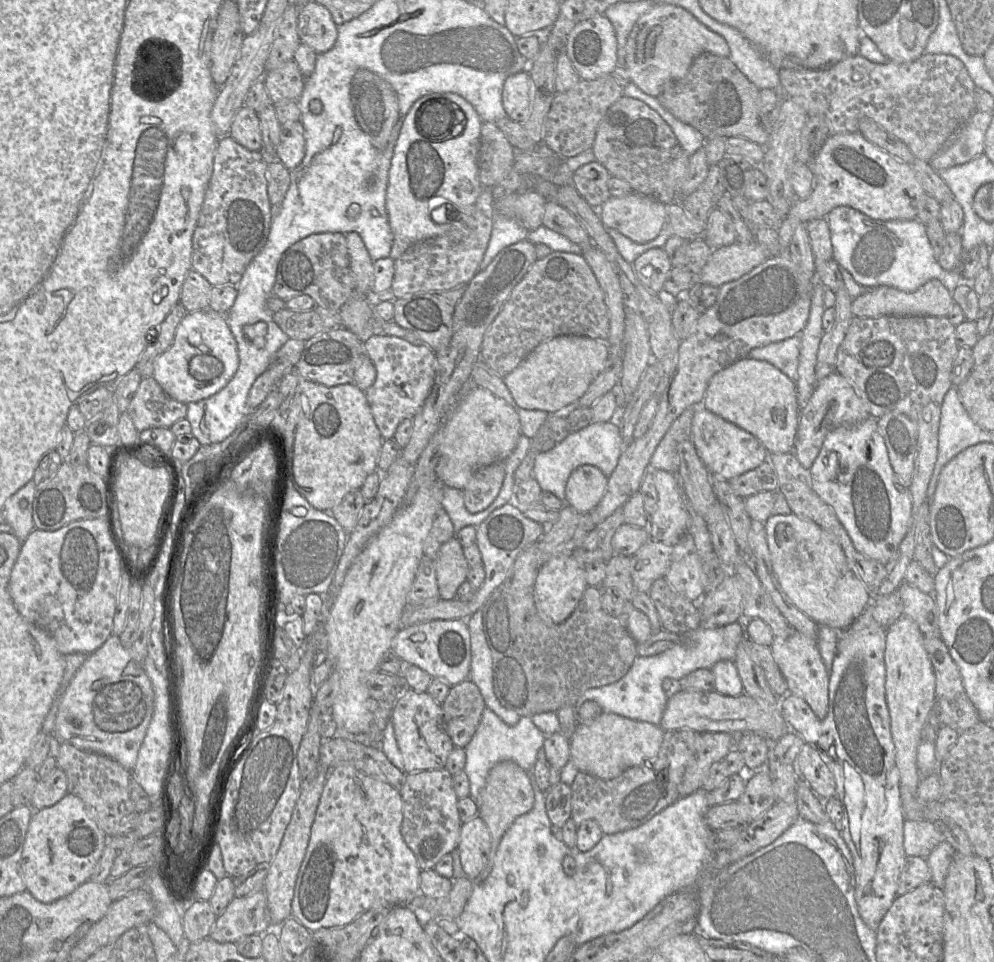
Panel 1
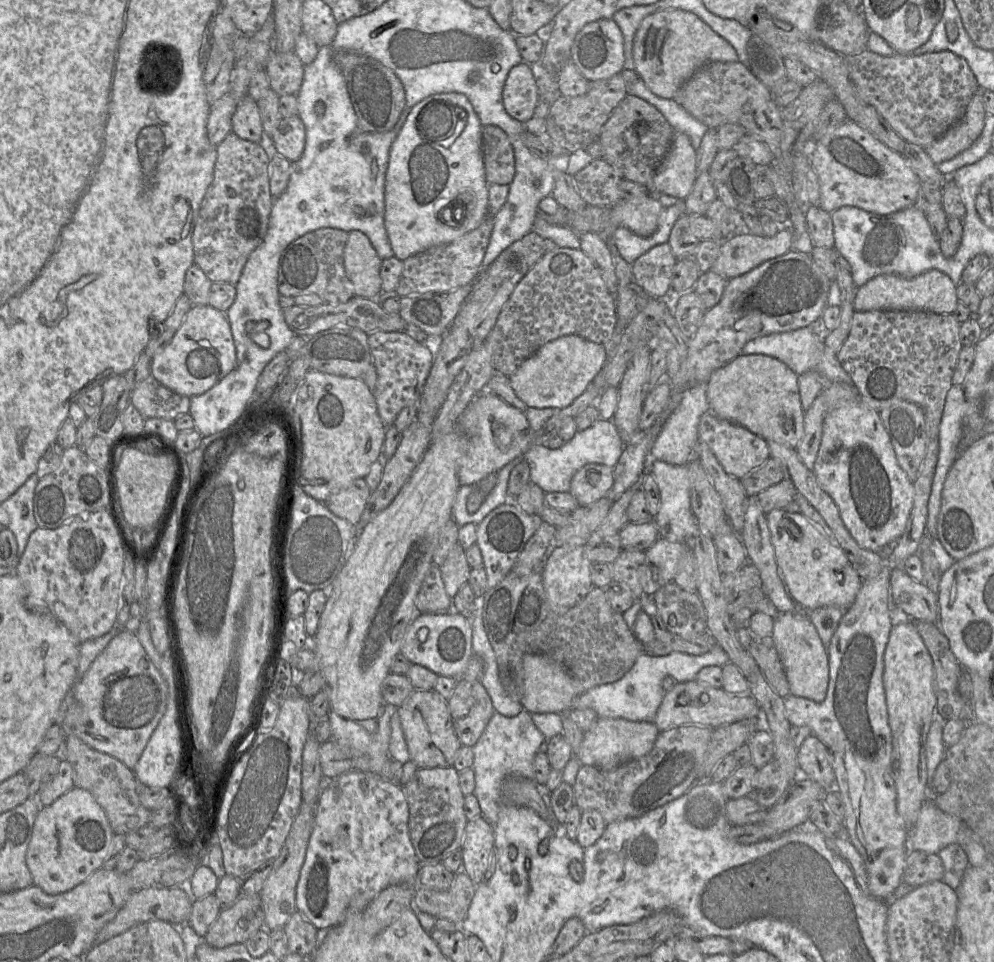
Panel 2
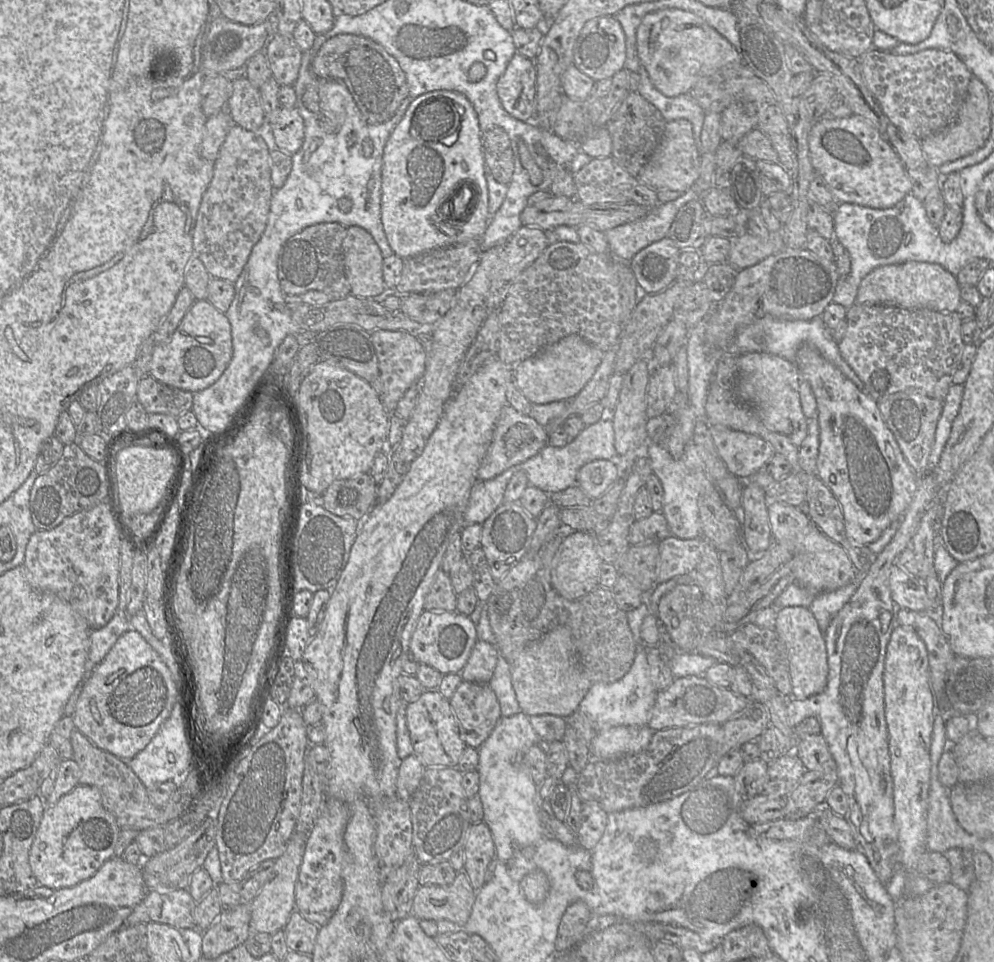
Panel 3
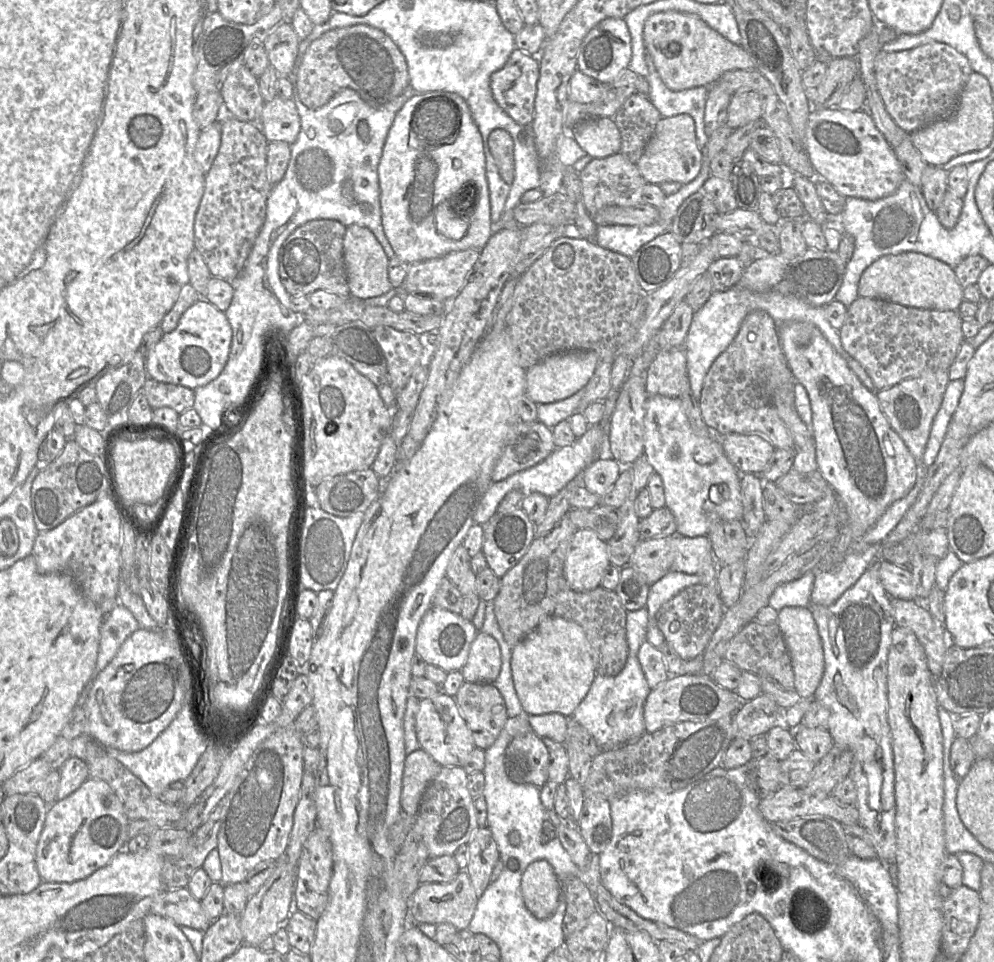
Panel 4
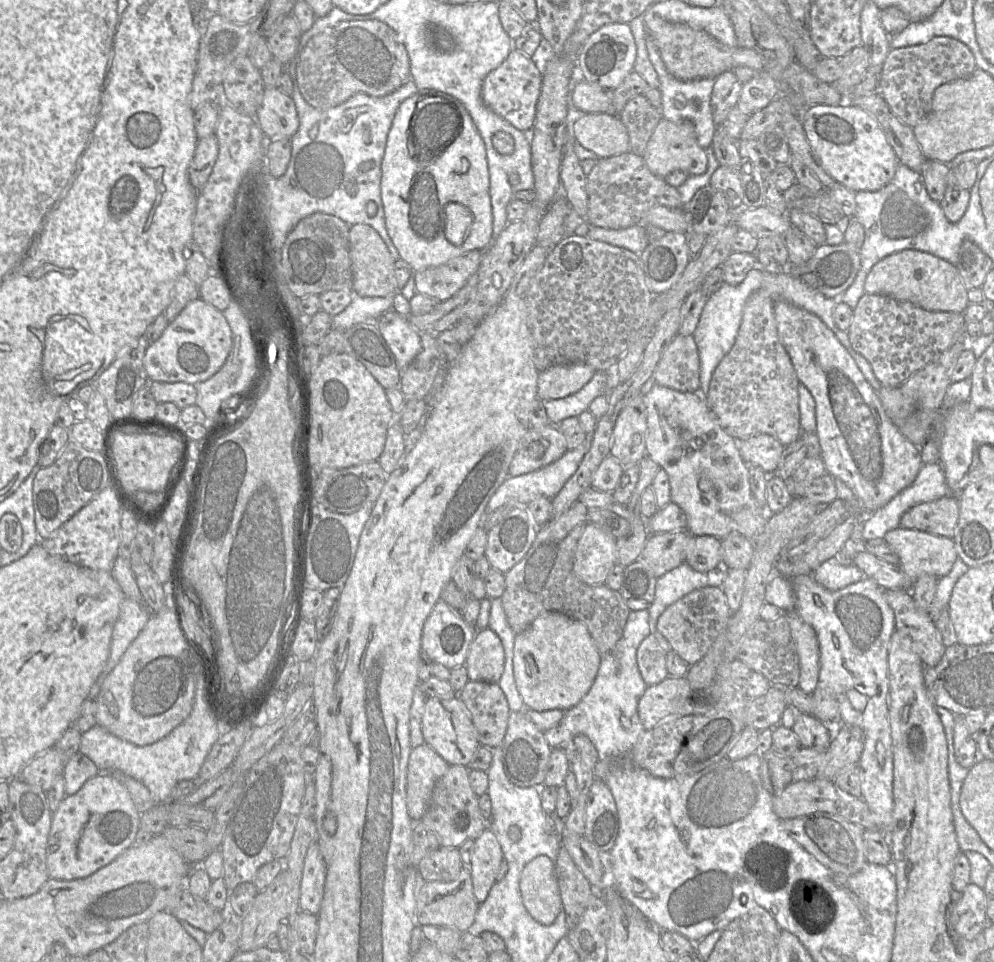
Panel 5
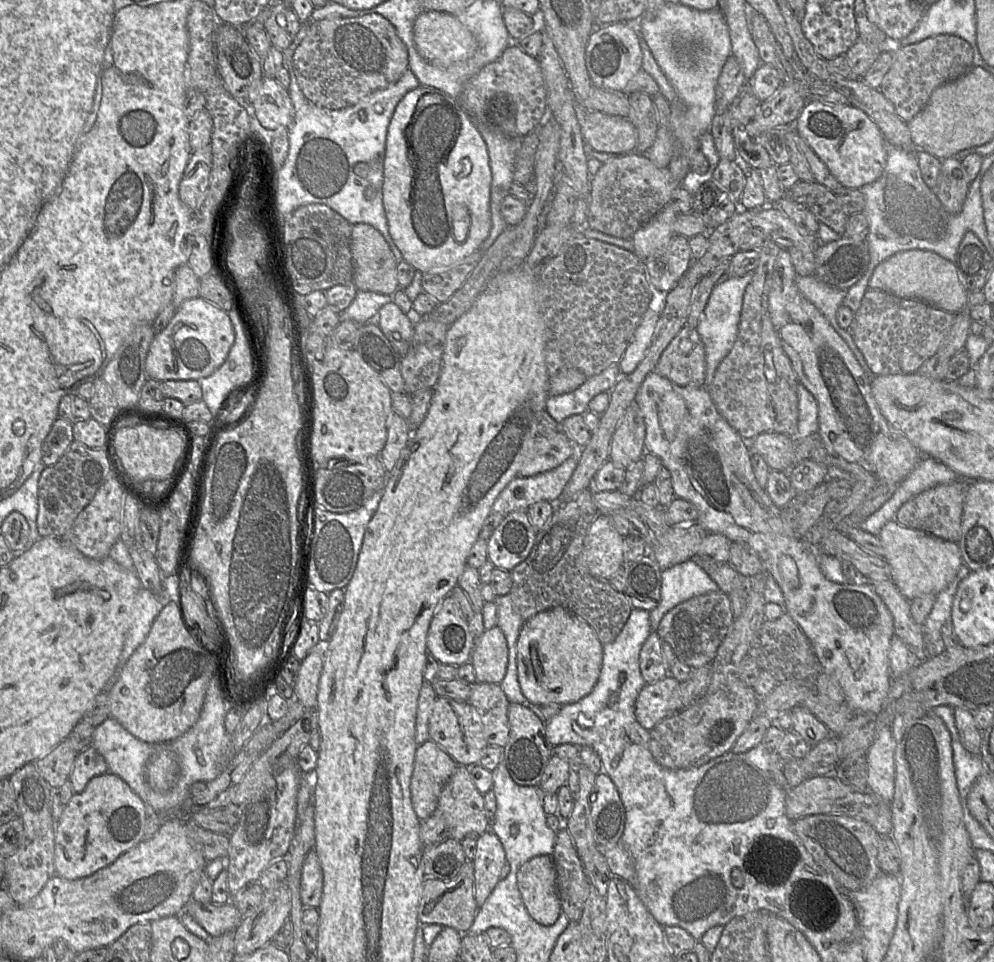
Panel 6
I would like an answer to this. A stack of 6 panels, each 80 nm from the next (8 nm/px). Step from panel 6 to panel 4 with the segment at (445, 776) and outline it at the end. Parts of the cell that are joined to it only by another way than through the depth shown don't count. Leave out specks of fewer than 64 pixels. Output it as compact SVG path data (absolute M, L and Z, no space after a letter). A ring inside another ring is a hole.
M421 748L406 756L400 799L404 814L415 817L425 789L441 768L441 765Z

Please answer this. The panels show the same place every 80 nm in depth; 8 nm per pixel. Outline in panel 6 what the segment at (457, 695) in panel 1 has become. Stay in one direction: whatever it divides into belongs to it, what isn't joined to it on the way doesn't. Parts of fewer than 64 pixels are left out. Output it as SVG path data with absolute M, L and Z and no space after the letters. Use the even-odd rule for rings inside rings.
M475 682L467 701L477 712L488 745L504 747L509 740L508 706L501 684Z

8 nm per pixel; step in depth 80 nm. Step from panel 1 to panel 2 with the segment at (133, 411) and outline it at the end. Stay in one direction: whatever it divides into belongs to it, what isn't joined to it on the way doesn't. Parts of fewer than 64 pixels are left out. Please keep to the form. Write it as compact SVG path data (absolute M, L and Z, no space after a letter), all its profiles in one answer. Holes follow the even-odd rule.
M149 374L132 391L131 404L144 420L153 417L175 420L179 415L189 412L190 397L175 393Z

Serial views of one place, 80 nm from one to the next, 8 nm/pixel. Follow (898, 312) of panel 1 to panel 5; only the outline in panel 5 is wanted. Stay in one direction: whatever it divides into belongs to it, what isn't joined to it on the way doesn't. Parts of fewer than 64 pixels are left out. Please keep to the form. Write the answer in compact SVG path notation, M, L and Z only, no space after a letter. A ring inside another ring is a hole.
M902 250L880 260L868 273L864 291L907 301L928 311L963 313L969 304L968 290L956 266L919 250Z

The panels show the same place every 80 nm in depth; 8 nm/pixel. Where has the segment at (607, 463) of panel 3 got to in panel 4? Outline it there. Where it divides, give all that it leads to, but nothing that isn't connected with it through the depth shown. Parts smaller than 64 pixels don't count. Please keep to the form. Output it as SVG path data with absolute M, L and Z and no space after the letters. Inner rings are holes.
M597 459L582 471L582 484L593 494L604 496L620 474L620 464L614 459Z

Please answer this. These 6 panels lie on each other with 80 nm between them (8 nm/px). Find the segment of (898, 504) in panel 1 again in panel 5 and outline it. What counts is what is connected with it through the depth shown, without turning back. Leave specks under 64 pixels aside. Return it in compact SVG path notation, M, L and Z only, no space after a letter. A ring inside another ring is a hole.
M783 300L774 301L773 311L779 340L790 357L799 382L807 388L815 401L815 434L817 435L821 446L821 459L825 464L826 473L831 475L833 478L839 478L842 480L861 501L865 511L868 513L876 511L915 480L921 466L923 465L919 447L910 442L890 420L882 407L877 392L868 383L855 360L852 358L848 350L840 343L832 330L830 330L818 316Z

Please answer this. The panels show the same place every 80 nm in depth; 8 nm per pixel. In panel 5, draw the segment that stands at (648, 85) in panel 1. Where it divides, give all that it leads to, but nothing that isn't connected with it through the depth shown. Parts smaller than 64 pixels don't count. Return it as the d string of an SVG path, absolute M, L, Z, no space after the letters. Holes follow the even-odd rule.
M648 9L644 12L643 18L647 35L655 41L667 71L678 80L717 78L721 73L733 70L738 66L746 66L755 71L763 69L761 57L751 49L726 48L707 32L685 23L666 21Z

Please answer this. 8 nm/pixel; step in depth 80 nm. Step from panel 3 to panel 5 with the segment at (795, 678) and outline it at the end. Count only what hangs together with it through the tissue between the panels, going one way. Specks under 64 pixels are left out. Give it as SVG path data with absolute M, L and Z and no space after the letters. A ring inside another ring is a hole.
M794 610L786 612L786 614L799 656L800 678L798 688L812 695L818 686L820 670L817 635L813 627L805 623Z

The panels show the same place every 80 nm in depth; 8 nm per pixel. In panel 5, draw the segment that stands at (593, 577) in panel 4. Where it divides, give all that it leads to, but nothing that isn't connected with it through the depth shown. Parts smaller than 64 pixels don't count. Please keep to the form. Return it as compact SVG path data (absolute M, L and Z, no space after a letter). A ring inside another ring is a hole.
M587 524L577 542L574 553L573 571L581 582L592 586L605 584L609 572L618 564L616 539L597 525Z

